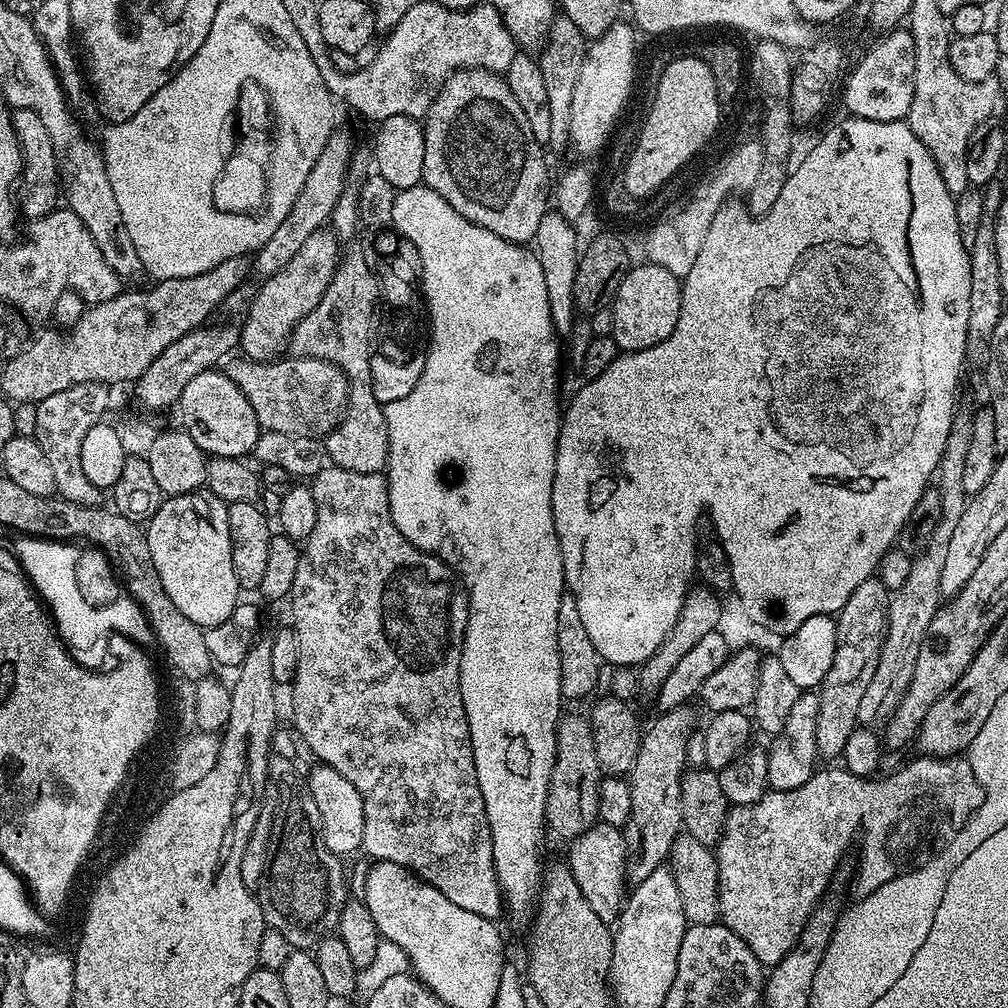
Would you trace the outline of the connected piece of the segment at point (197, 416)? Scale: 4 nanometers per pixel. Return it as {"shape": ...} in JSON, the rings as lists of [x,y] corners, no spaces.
{"shape":[[[209,370],[198,374],[182,390],[178,405],[183,431],[198,442],[198,446],[209,457],[244,458],[255,453],[256,443],[262,431],[254,406],[246,402],[246,394],[234,382],[230,382],[227,373],[222,370]]]}

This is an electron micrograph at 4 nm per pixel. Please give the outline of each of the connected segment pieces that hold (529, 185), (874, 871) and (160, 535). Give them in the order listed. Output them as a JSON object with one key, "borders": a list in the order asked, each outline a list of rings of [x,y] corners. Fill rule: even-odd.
{"borders":[[[[462,68],[452,73],[422,123],[426,138],[423,183],[430,190],[438,190],[462,218],[486,230],[494,230],[500,238],[522,245],[535,241],[539,222],[550,208],[548,164],[544,161],[545,149],[534,138],[534,130],[530,130],[530,122],[526,122],[522,106],[518,106],[514,94],[510,94],[507,79],[501,73],[487,72],[484,68]]],[[[922,754],[918,758],[918,760],[910,761],[905,768],[898,769],[893,776],[886,777],[885,780],[880,780],[881,778],[855,776],[854,774],[850,774],[848,769],[843,766],[837,766],[837,768],[821,767],[812,775],[810,782],[798,786],[798,790],[786,790],[785,792],[769,790],[764,793],[764,797],[758,803],[742,804],[733,807],[729,811],[728,820],[724,823],[724,833],[720,835],[719,841],[714,848],[716,865],[718,866],[718,874],[720,875],[720,920],[730,931],[738,934],[738,938],[742,938],[742,942],[746,942],[746,946],[750,946],[750,950],[754,950],[754,958],[758,958],[761,964],[775,966],[778,962],[782,962],[782,958],[786,958],[790,954],[792,947],[800,940],[800,935],[810,918],[810,914],[815,910],[816,905],[825,899],[826,893],[829,891],[829,889],[827,890],[828,883],[831,882],[832,875],[835,874],[836,867],[839,866],[840,859],[844,856],[844,851],[855,842],[856,835],[859,832],[860,873],[856,876],[855,895],[857,897],[869,896],[871,892],[876,892],[880,886],[895,879],[901,872],[909,871],[925,863],[931,855],[929,852],[932,826],[940,814],[947,812],[951,804],[969,804],[969,809],[972,810],[980,808],[984,804],[984,787],[978,782],[978,778],[974,774],[970,762],[963,755],[926,756]]],[[[204,490],[185,496],[170,496],[161,499],[160,508],[147,521],[146,531],[154,567],[158,570],[158,578],[162,578],[162,586],[166,586],[166,594],[170,594],[170,602],[174,602],[174,606],[178,606],[178,610],[182,610],[182,614],[186,614],[186,618],[190,618],[190,622],[199,628],[207,630],[226,622],[242,595],[230,550],[228,505]]]]}

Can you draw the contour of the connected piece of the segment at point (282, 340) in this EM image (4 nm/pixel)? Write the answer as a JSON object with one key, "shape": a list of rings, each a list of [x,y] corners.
{"shape":[[[327,227],[319,228],[298,249],[298,254],[286,262],[278,274],[267,277],[264,284],[252,296],[252,305],[248,308],[248,317],[239,325],[239,351],[247,359],[259,362],[271,362],[281,355],[280,351],[288,348],[288,340],[292,331],[322,302],[322,294],[326,294],[326,286],[330,286],[330,278],[334,278],[336,267],[342,257],[342,241],[335,232]]]}

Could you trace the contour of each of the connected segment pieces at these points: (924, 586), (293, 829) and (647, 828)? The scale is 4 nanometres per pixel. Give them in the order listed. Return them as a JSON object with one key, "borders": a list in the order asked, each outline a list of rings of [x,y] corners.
{"borders":[[[[957,414],[952,417],[952,429],[946,438],[946,450],[942,450],[938,469],[938,487],[942,498],[940,521],[926,551],[913,559],[906,586],[902,586],[889,599],[888,629],[880,651],[878,670],[874,670],[874,678],[870,678],[870,686],[866,686],[866,695],[858,706],[858,721],[861,725],[880,726],[894,714],[910,686],[910,678],[914,678],[914,666],[918,662],[918,652],[922,650],[922,642],[930,630],[930,622],[942,606],[942,565],[946,563],[946,546],[950,542],[950,534],[954,534],[954,526],[958,526],[958,518],[962,518],[964,513],[966,493],[962,486],[962,465],[966,463],[971,433],[971,415]]],[[[273,755],[270,760],[270,780],[276,783],[275,795],[279,799],[276,817],[269,834],[268,870],[266,882],[258,889],[260,909],[267,927],[278,930],[296,950],[312,950],[335,929],[342,906],[350,898],[350,880],[344,876],[345,861],[336,856],[326,846],[322,838],[322,814],[318,814],[318,806],[314,806],[314,798],[302,783],[302,776],[296,773],[292,760],[288,756]]],[[[681,706],[671,708],[668,712],[660,712],[657,720],[652,725],[643,729],[640,738],[638,758],[634,762],[630,775],[627,777],[630,786],[630,818],[627,828],[623,829],[624,841],[628,847],[628,853],[624,859],[624,876],[629,885],[635,886],[642,882],[642,878],[654,874],[671,857],[672,844],[682,834],[682,810],[680,799],[682,798],[682,778],[686,771],[687,740],[698,728],[696,716],[691,712],[691,707]]]]}

